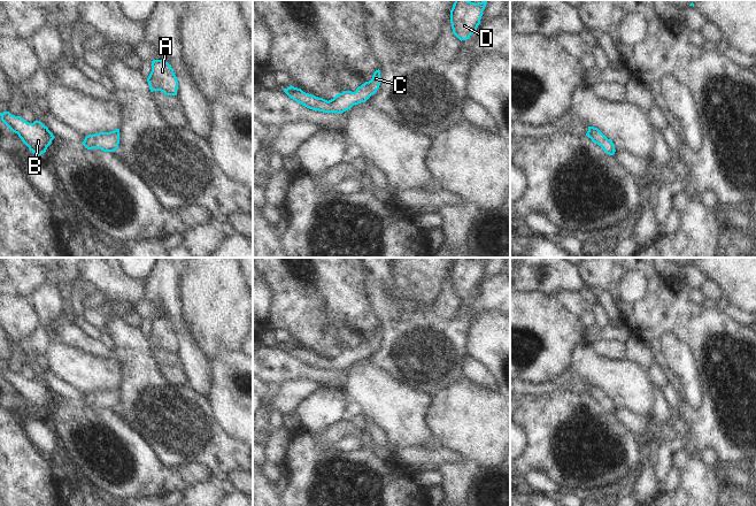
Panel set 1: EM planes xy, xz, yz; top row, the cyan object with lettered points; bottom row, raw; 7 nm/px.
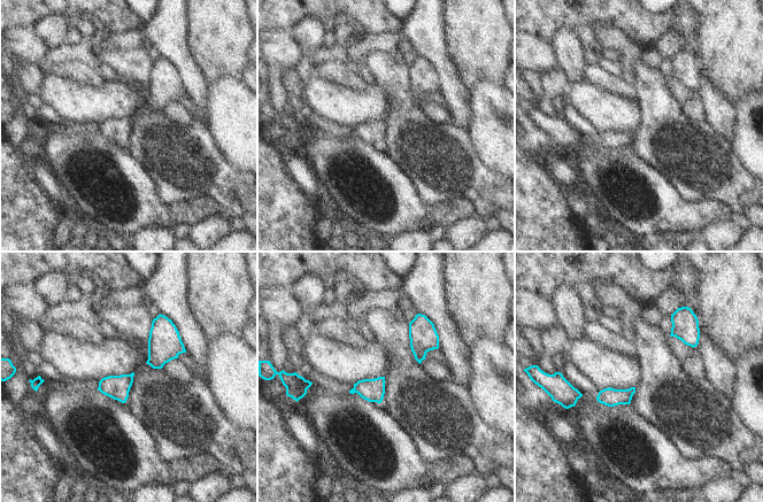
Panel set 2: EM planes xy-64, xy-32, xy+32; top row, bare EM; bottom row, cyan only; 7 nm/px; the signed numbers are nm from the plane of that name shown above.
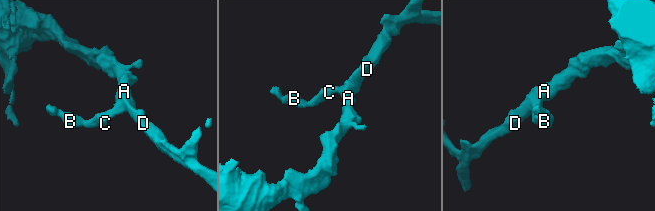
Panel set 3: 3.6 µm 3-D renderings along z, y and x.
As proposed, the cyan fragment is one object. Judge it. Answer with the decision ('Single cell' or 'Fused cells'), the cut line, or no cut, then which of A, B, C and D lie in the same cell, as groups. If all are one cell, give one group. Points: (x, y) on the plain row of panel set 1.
Single cell. No split. Groups: A B C D

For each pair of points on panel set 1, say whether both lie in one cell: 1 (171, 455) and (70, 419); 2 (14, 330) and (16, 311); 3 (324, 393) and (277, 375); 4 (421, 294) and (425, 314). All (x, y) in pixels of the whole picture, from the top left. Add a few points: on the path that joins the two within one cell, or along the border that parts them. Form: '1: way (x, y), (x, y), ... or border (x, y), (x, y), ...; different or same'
1: border (132, 428), (147, 443), (155, 455), (169, 467); different
2: way (16, 326), (16, 315); same
3: border (319, 385), (340, 389); different
4: border (431, 303), (414, 309), (398, 305); different

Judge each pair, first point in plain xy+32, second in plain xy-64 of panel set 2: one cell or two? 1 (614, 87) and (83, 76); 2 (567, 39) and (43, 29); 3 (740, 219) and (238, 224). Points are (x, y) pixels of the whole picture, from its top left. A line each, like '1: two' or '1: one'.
1: one
2: one
3: one

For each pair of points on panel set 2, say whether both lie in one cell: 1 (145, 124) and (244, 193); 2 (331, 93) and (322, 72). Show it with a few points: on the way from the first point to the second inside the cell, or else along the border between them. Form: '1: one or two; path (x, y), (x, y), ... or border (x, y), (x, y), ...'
1: one; path (169, 148), (185, 164), (200, 169), (220, 180)
2: two; border (310, 75), (317, 78), (330, 79), (351, 89)

